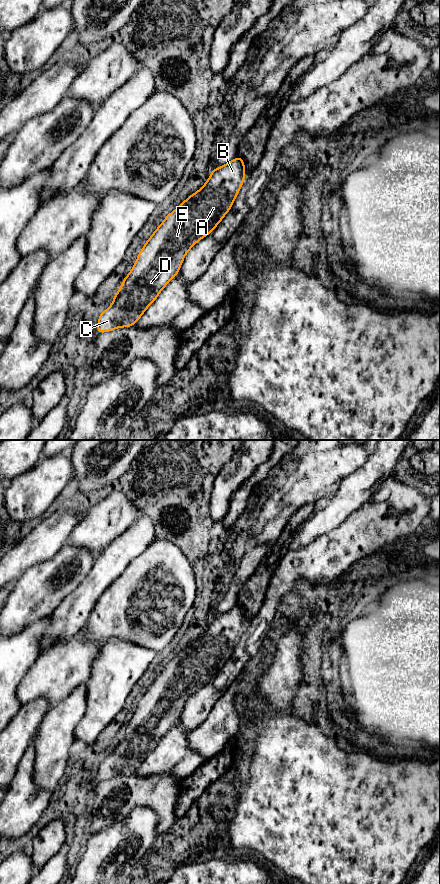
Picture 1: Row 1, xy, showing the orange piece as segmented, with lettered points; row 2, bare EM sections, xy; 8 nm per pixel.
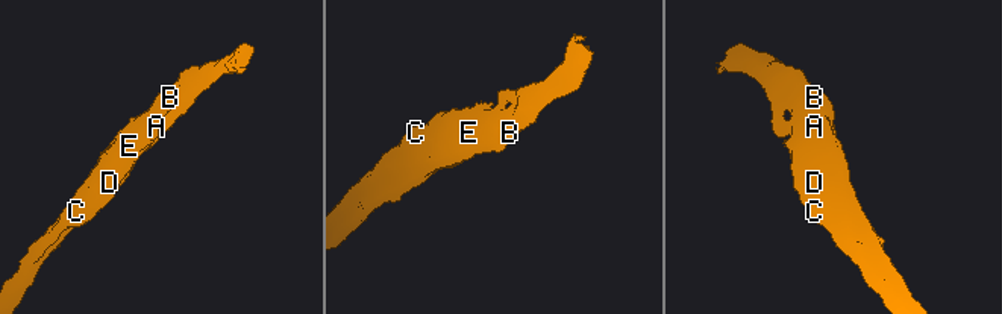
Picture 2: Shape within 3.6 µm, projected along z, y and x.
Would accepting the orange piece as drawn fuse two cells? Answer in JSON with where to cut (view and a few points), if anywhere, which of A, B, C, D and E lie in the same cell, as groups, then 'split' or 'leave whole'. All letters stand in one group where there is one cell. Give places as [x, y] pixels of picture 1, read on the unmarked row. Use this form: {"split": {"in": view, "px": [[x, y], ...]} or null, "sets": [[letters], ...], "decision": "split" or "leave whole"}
{"split": null, "sets": [["A", "B", "C", "D", "E"]], "decision": "leave whole"}

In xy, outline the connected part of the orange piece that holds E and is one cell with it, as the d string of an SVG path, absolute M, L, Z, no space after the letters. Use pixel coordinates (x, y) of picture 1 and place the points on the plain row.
M237 604L226 613L212 617L203 635L165 665L139 700L131 720L113 744L113 751L100 761L96 777L98 782L136 772L162 737L179 721L186 701L201 686L210 682L231 657L244 628L244 608Z

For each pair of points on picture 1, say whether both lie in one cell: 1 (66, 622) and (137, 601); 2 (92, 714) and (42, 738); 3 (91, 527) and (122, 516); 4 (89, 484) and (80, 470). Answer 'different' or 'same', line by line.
1: different
2: different
3: same
4: same

